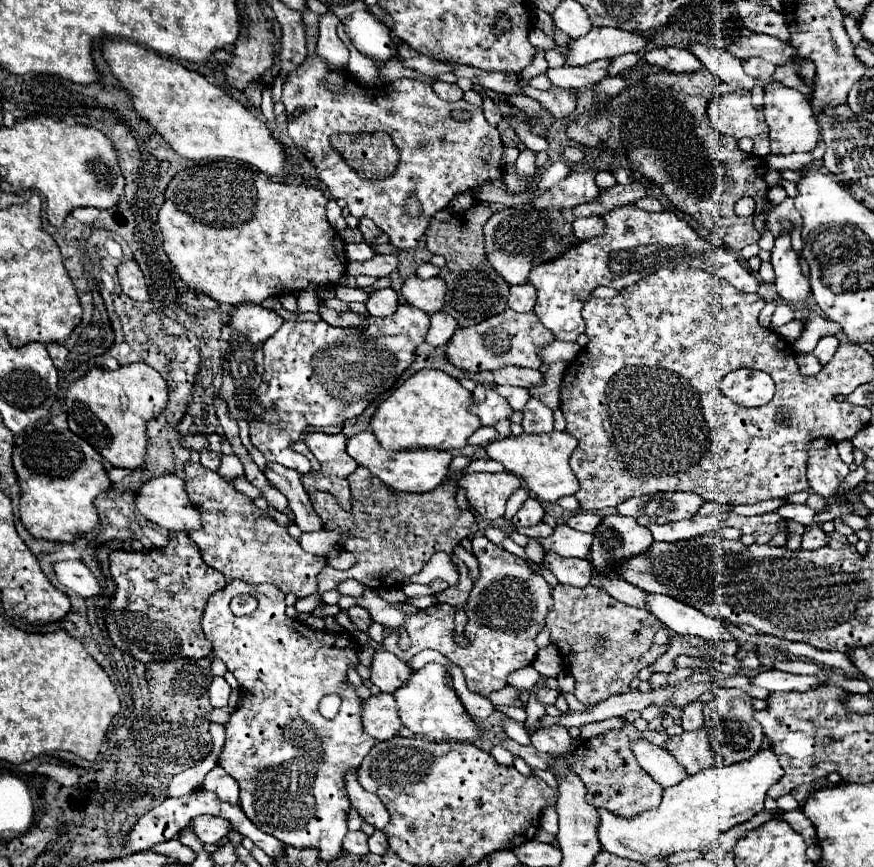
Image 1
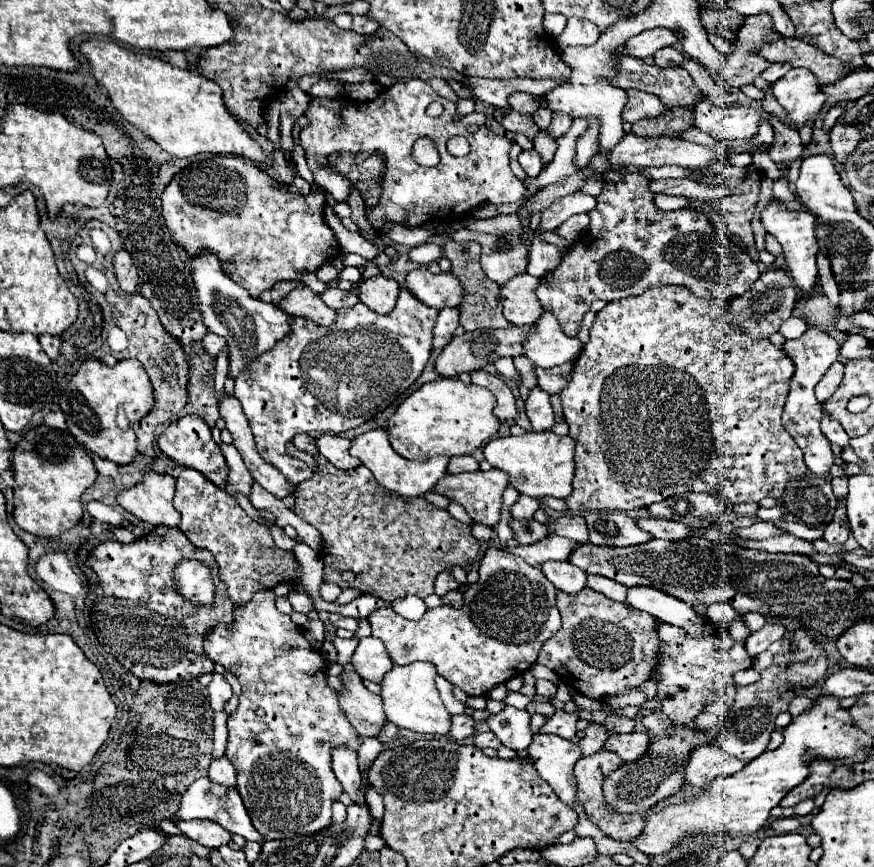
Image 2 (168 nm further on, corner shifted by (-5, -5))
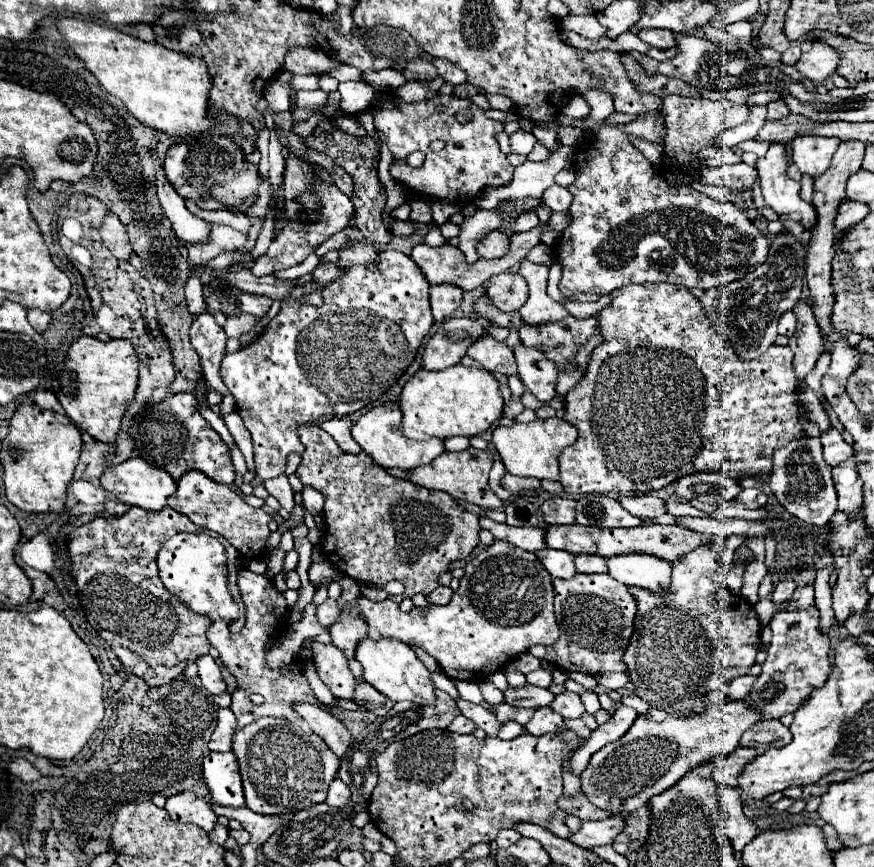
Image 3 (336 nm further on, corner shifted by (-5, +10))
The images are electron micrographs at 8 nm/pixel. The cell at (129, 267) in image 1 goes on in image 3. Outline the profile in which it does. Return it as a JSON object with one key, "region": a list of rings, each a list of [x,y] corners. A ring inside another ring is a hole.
{"region":[[[108,212],[102,226],[98,228],[104,246],[118,258],[118,260],[128,260],[132,254],[132,246],[128,242],[128,234],[122,226],[122,222],[118,220],[116,214]]]}

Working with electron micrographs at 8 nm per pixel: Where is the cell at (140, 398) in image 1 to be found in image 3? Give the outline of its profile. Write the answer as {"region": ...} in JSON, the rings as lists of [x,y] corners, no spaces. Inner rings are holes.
{"region":[[[82,336],[70,344],[64,368],[52,380],[52,390],[58,396],[64,412],[84,432],[98,442],[114,442],[122,416],[134,400],[138,384],[138,356],[128,340],[100,342],[92,336]]]}

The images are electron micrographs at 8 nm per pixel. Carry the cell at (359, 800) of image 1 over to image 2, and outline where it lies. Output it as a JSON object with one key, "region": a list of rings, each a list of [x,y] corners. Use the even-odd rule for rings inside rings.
{"region":[[[338,747],[332,751],[332,769],[338,777],[338,781],[344,787],[344,793],[350,795],[350,799],[356,805],[368,807],[364,789],[362,789],[362,777],[358,771],[358,761],[356,761],[356,751],[350,751],[346,747]]]}

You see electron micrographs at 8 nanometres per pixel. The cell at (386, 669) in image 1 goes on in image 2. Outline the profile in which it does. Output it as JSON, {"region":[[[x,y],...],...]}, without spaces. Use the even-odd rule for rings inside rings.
{"region":[[[374,637],[360,639],[352,657],[352,665],[358,671],[358,675],[374,683],[382,683],[386,671],[394,667],[394,663],[390,661],[390,655],[382,647],[382,643]]]}

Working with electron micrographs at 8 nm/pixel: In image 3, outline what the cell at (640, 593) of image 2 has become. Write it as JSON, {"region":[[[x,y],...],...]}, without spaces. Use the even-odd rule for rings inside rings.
{"region":[[[618,554],[606,558],[608,574],[626,586],[640,586],[654,592],[670,588],[672,564],[650,554]]]}

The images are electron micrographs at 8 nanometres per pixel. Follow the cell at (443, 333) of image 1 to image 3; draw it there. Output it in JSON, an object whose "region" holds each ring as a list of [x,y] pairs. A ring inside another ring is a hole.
{"region":[[[436,284],[430,286],[430,306],[432,306],[432,316],[440,324],[442,320],[450,318],[454,310],[462,302],[462,288],[456,284]]]}

